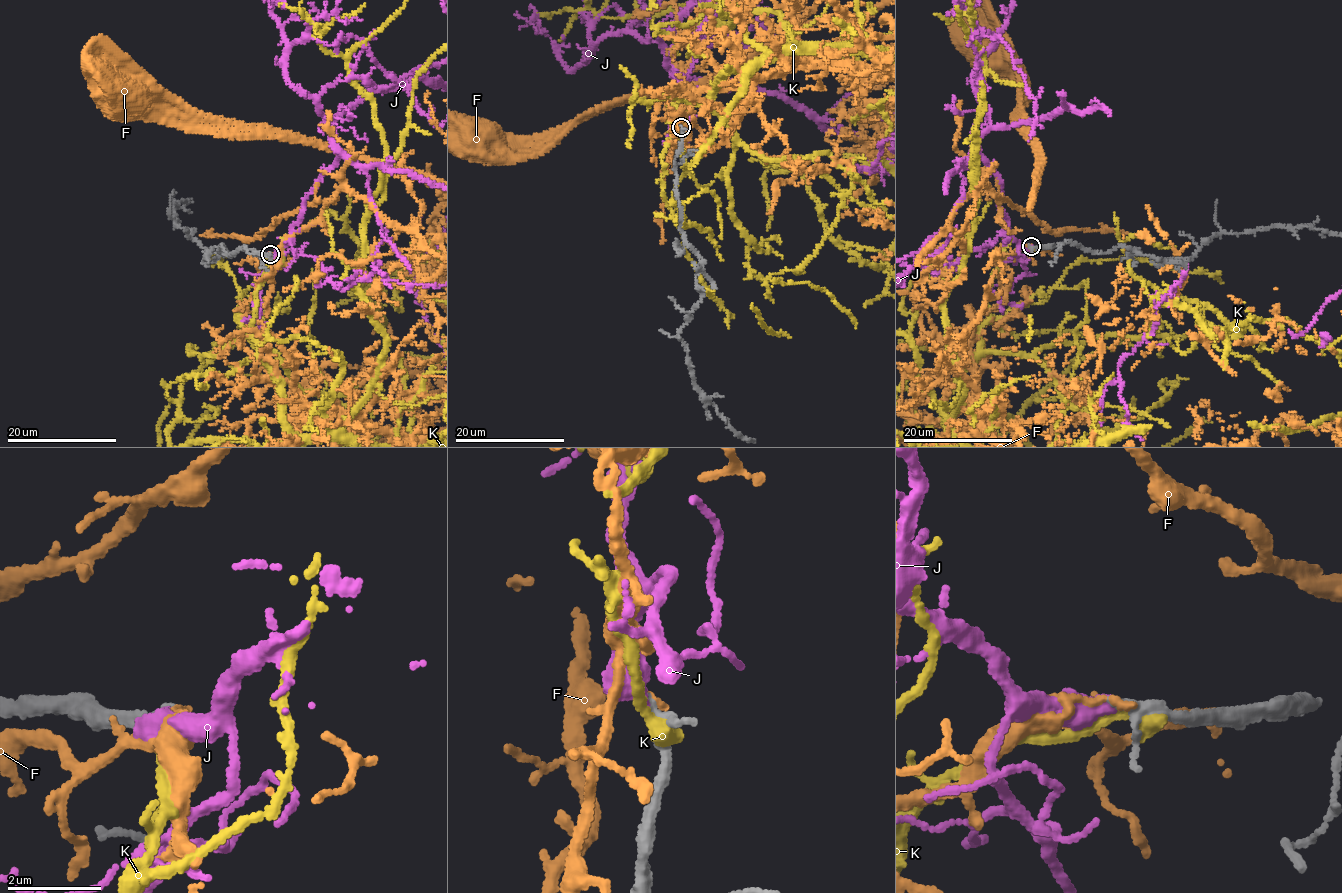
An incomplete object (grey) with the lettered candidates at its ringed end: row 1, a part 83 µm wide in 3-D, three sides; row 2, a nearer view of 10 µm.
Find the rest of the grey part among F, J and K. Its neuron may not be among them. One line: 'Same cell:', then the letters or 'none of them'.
Same cell: J

